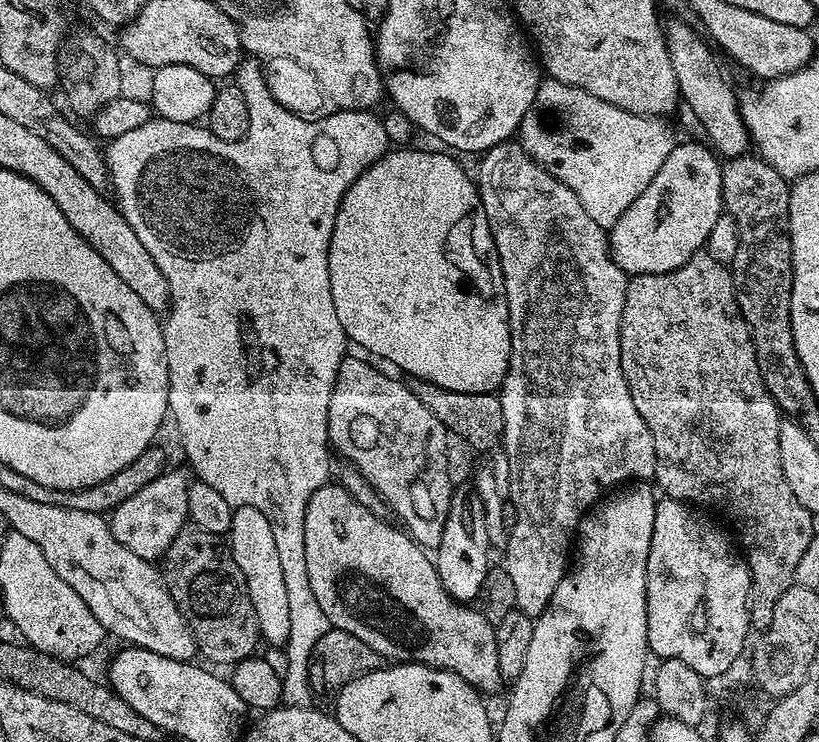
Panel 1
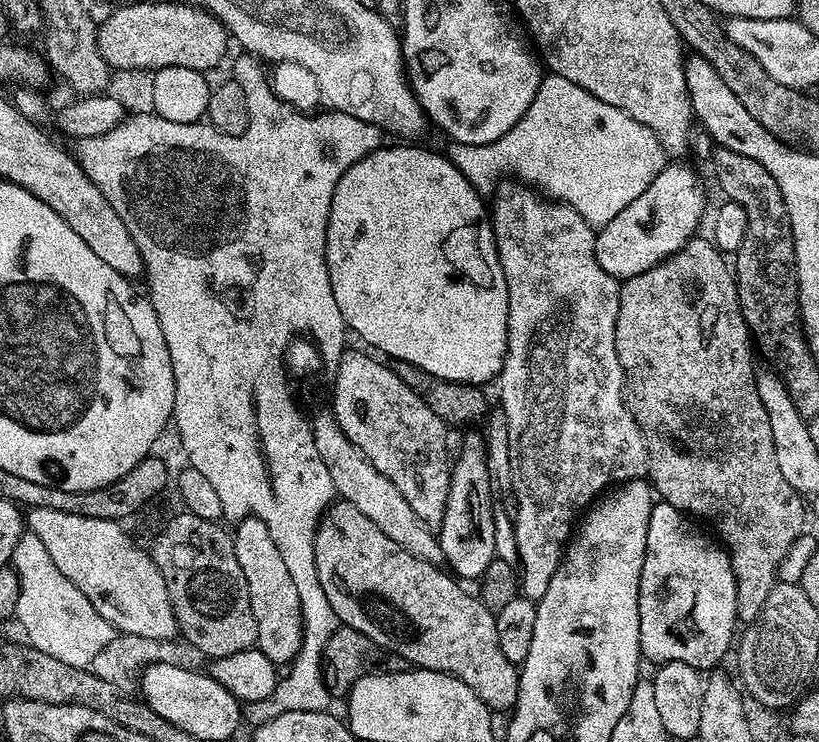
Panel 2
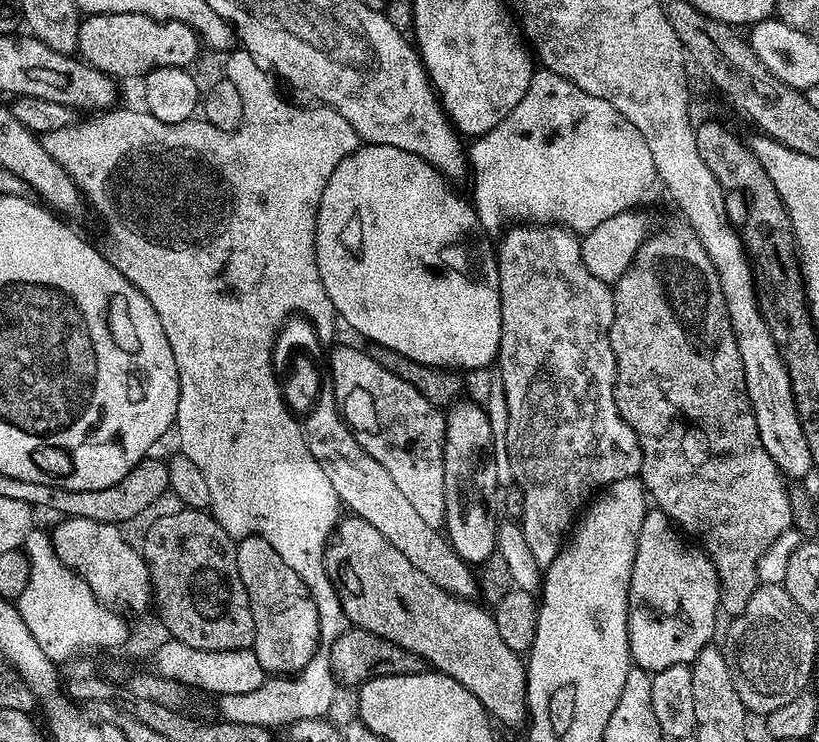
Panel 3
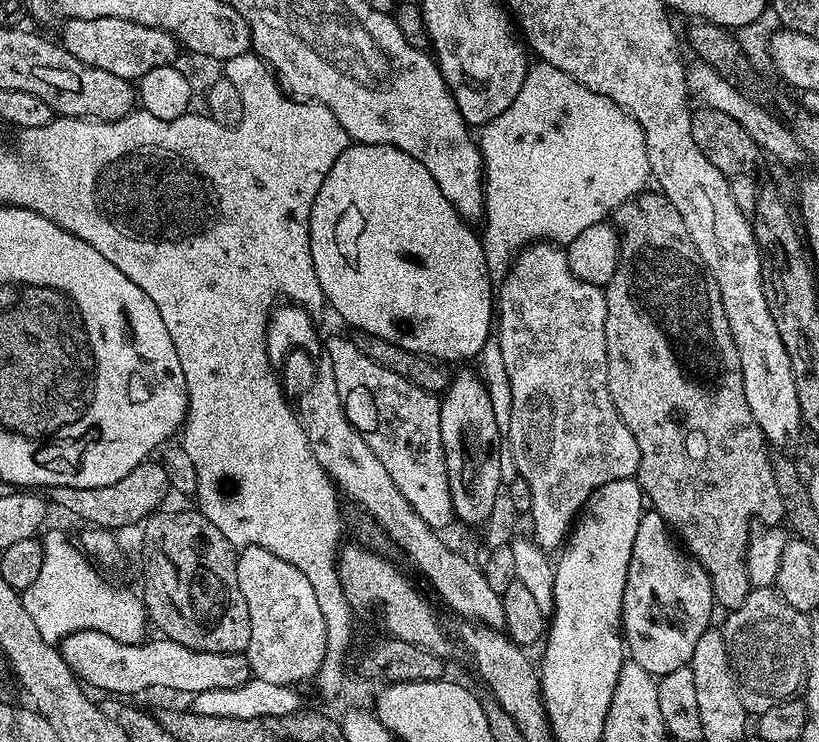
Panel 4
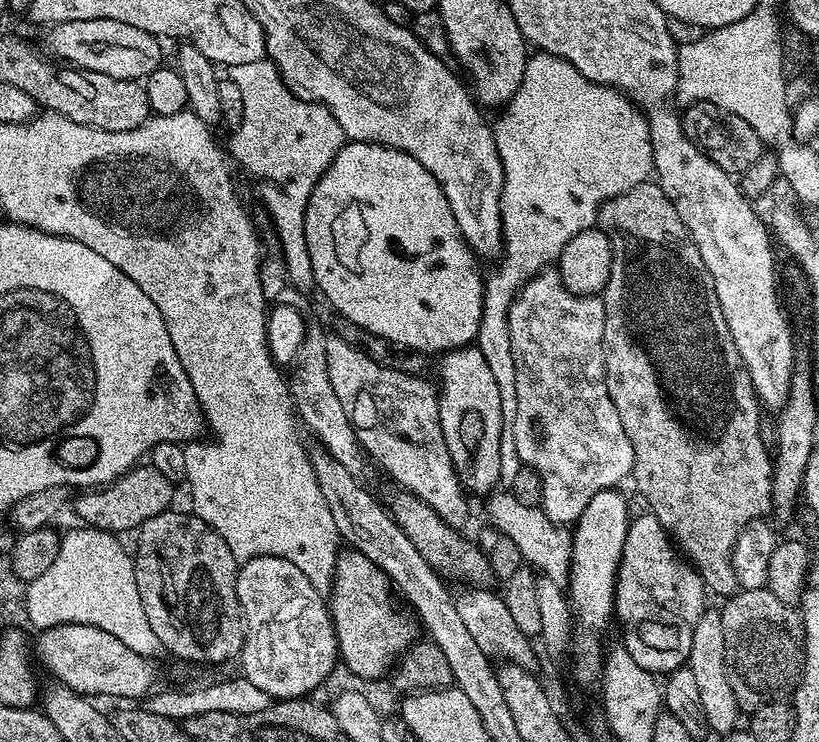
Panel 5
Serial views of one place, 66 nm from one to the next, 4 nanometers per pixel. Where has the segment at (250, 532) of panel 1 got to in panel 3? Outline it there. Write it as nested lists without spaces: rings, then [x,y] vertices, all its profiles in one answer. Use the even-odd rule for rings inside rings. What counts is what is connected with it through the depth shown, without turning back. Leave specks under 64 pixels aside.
[[[261,536],[243,537],[236,545],[236,557],[254,618],[251,649],[261,669],[268,674],[299,674],[316,652],[320,637],[317,610],[307,586]]]

